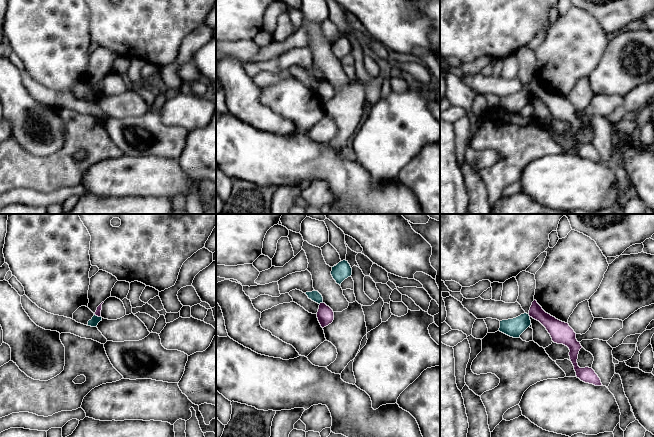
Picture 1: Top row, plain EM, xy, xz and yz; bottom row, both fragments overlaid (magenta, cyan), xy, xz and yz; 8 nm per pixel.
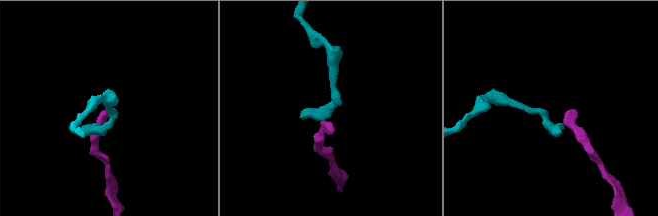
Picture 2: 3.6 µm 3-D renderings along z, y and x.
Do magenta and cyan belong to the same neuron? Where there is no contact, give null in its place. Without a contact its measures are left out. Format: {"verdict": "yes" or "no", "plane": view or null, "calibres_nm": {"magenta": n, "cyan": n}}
{"verdict": "no", "plane": "xy", "calibres_nm": {"magenta": 50, "cyan": 70}}

